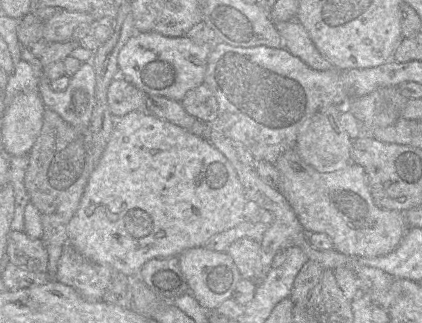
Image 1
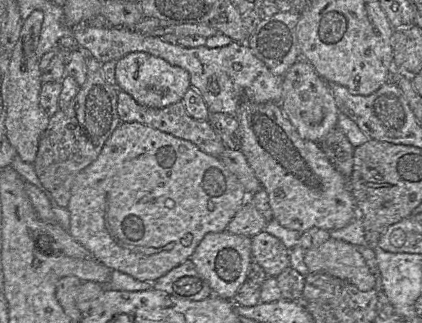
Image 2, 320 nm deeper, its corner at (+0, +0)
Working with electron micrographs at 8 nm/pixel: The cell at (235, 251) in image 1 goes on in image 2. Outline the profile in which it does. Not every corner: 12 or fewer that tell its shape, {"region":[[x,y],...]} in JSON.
{"region":[[262,231],[251,238],[252,260],[268,277],[290,266],[288,249]]}

